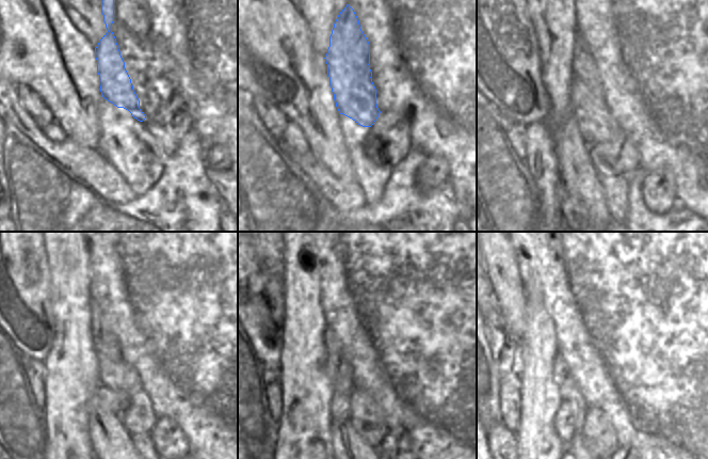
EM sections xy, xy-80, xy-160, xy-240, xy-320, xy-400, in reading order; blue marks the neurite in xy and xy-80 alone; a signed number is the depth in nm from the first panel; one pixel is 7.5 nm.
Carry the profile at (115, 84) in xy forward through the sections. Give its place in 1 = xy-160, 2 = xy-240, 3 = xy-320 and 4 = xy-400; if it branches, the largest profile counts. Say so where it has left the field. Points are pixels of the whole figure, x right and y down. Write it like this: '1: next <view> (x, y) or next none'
1: next xy-160 (588, 103)
2: next xy-240 (140, 417)
3: next xy-320 (367, 418)
4: next xy-400 (599, 434)

